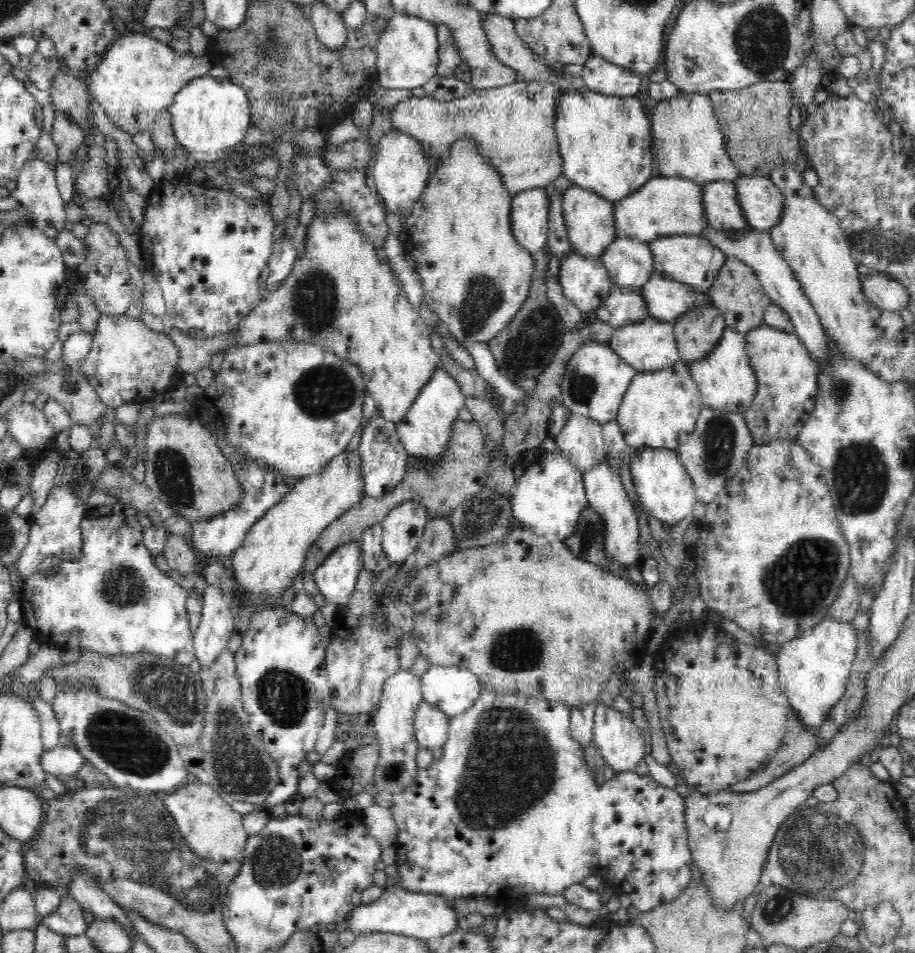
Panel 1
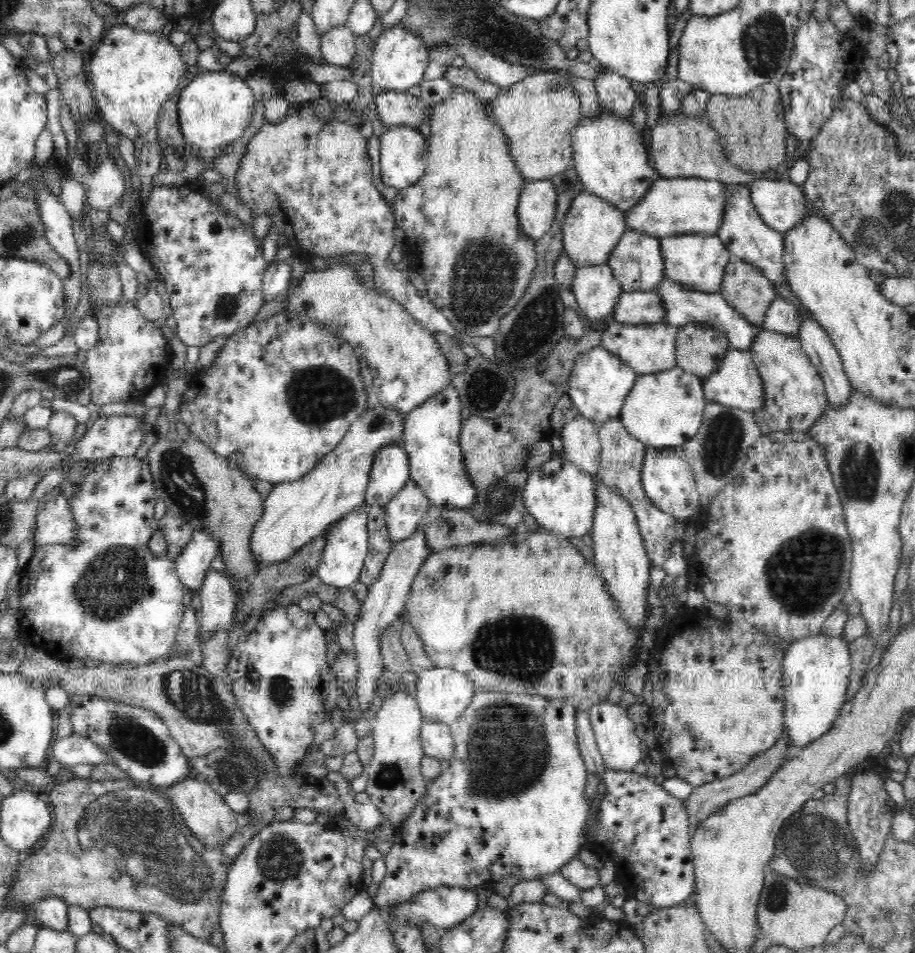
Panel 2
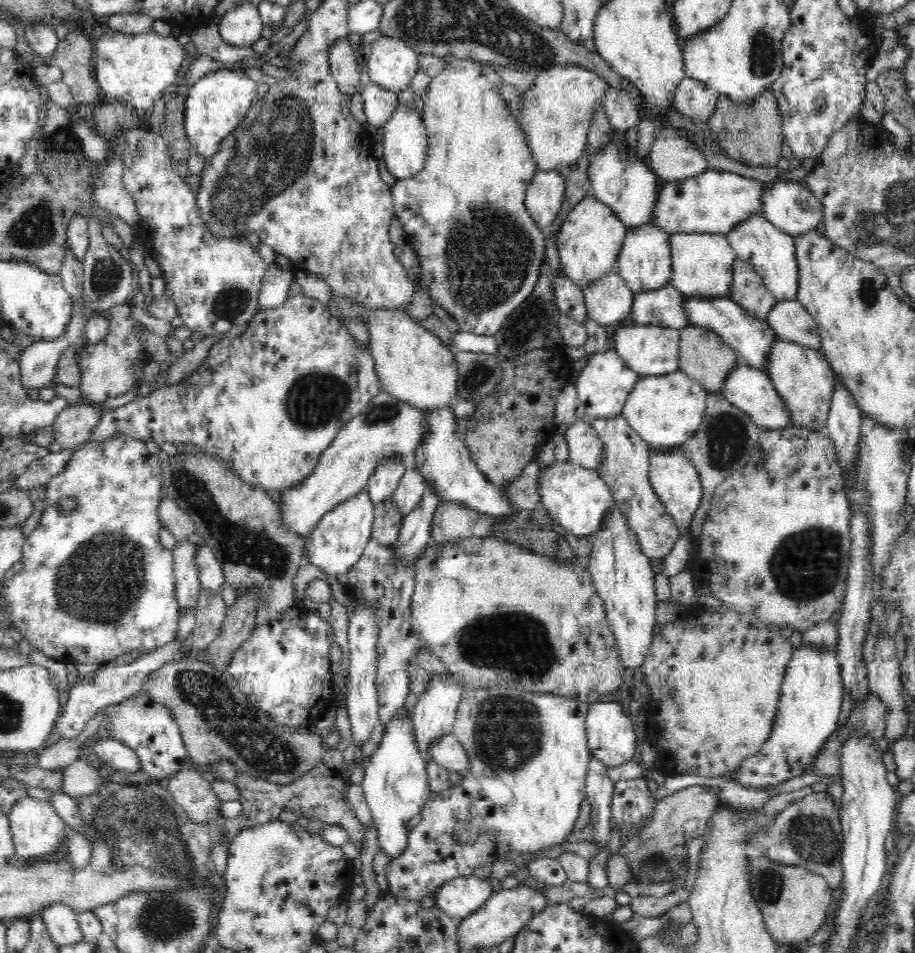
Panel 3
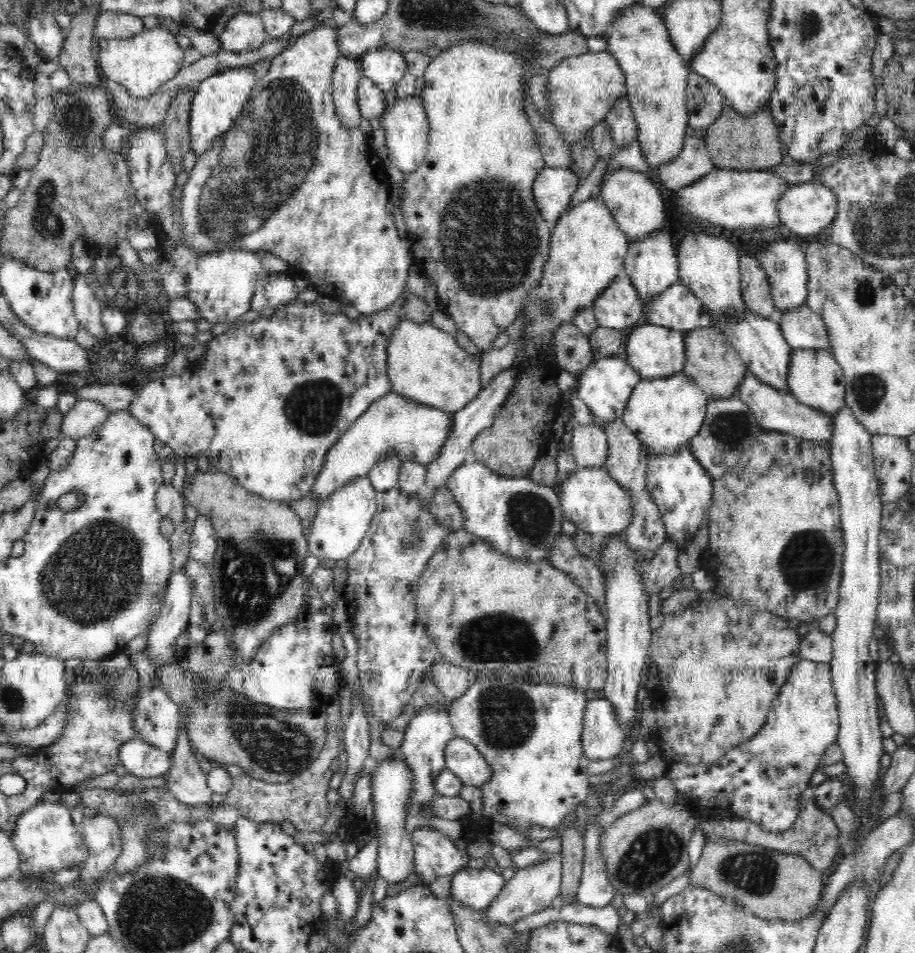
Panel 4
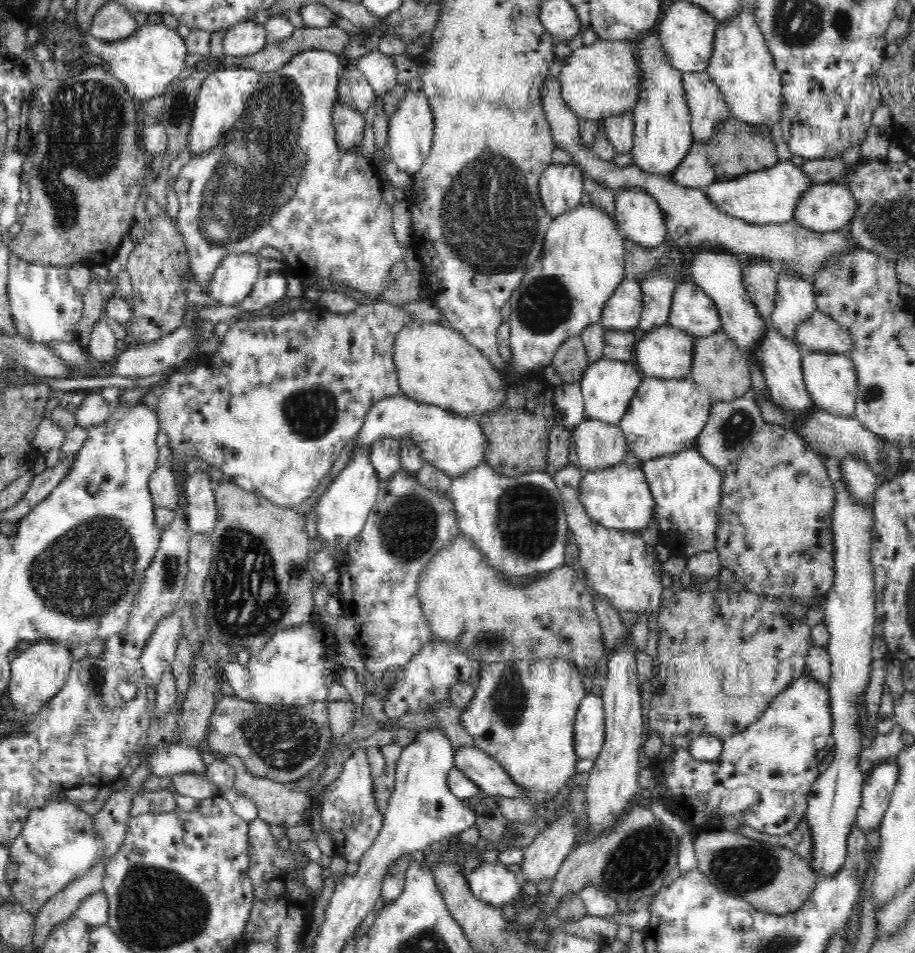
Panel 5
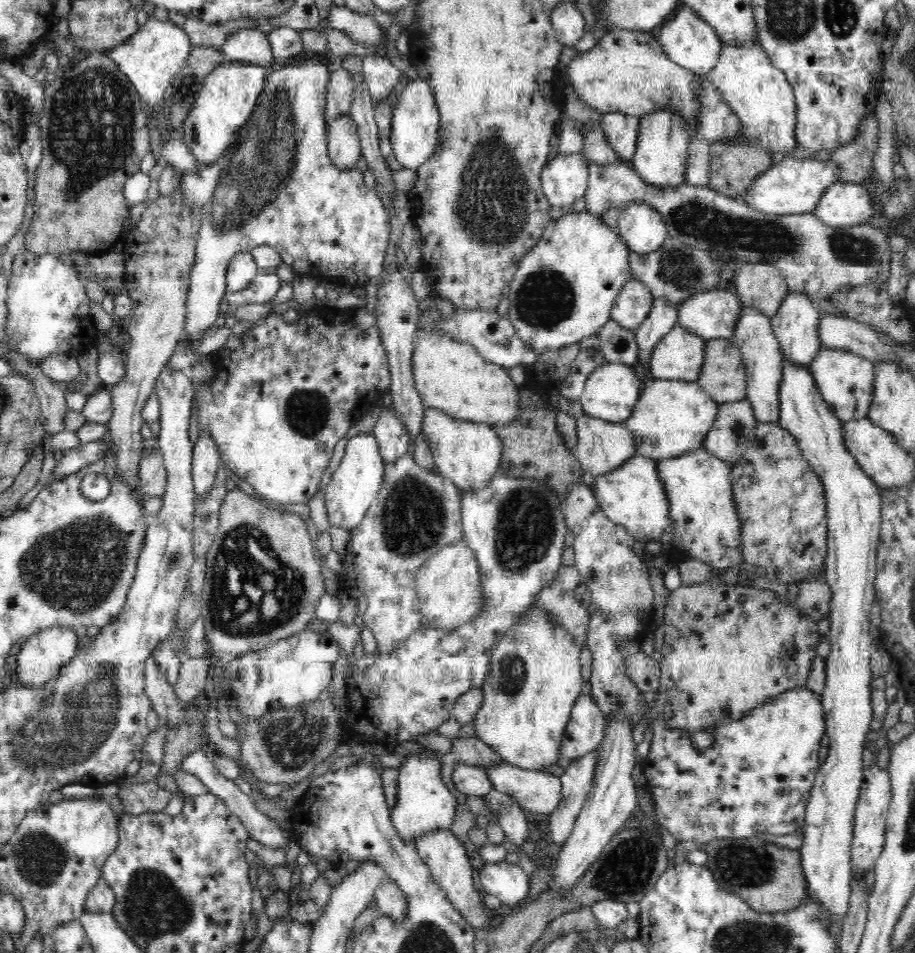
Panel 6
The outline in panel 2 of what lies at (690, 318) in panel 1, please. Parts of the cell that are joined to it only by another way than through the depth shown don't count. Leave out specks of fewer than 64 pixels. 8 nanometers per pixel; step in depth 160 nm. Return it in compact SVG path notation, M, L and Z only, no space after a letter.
M680 325L675 348L677 367L703 381L720 368L729 348L730 343L725 334L710 325Z

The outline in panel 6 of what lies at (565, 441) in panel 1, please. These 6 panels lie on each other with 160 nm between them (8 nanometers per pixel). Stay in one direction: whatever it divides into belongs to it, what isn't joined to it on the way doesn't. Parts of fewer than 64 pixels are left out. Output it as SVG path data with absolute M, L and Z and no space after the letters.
M582 414L576 418L576 426L578 442L574 455L579 460L581 468L585 472L590 472L594 477L606 475L607 472L622 466L626 460L636 454L632 433L623 426L623 423L609 423Z

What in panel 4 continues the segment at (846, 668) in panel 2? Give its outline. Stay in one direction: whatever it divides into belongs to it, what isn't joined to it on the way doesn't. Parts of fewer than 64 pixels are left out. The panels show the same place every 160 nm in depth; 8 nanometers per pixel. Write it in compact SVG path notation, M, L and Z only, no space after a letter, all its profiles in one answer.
M801 658L792 667L788 680L773 700L764 726L750 740L738 744L714 764L672 762L665 776L674 782L678 794L686 797L688 808L698 820L705 817L744 819L760 825L764 830L780 832L790 828L798 818L798 797L808 788L825 750L837 742L838 733L838 701L833 689L831 665Z

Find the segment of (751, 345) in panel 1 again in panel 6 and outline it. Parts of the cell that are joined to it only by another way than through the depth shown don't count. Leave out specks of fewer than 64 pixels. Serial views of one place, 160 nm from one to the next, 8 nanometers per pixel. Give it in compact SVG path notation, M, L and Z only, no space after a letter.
M822 348L812 361L812 366L808 372L814 378L824 402L840 420L867 418L872 398L874 398L874 384L876 384L874 361L866 360L854 352Z

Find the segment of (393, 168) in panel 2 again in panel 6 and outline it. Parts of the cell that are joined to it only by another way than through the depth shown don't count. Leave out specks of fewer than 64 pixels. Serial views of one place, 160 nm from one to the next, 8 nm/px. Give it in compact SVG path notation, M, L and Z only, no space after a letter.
M419 76L408 79L398 94L398 104L393 108L391 135L389 136L392 156L400 162L403 168L417 169L433 159L433 154L439 144L440 117L436 101L429 84Z

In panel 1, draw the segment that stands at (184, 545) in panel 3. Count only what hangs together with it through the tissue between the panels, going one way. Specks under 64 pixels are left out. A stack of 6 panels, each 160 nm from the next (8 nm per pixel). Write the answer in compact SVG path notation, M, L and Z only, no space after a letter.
M248 455L241 458L238 466L240 466L239 470L234 473L241 488L240 504L230 512L222 512L210 519L192 523L192 545L194 545L196 558L194 574L196 576L202 575L201 570L206 563L222 561L232 554L244 542L245 536L250 532L252 525L256 524L256 520L264 517L270 508L277 506L282 498L285 498L284 496L294 488L294 484L301 479L279 475L270 467L260 465L256 459Z

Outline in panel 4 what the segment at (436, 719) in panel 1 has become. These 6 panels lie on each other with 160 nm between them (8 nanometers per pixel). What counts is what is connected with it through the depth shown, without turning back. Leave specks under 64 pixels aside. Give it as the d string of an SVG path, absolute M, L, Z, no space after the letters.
M454 737L444 751L446 769L451 770L463 784L485 785L492 776L492 767L480 751L468 740Z

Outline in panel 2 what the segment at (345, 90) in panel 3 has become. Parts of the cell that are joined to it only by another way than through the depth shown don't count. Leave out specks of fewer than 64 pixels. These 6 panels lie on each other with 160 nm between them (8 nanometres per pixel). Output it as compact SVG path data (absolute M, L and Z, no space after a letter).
M330 28L321 38L321 54L332 65L345 67L355 58L357 36L350 28Z

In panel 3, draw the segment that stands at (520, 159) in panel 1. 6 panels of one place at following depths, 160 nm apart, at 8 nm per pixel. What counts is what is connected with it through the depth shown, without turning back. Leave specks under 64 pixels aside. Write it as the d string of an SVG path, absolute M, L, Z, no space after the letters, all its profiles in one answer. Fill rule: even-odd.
M578 64L553 66L523 90L522 108L514 116L525 134L538 171L559 170L575 164L588 150L588 133L595 110L610 88L607 80ZM372 81L368 82L366 88L362 90L362 98L364 99L367 122L376 127L384 126L400 104L394 91L381 87Z

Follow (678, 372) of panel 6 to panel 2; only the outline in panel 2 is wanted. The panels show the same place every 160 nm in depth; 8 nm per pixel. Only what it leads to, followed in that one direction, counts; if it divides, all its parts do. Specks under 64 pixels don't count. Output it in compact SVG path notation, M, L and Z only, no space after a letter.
M609 321L608 330L600 336L600 345L620 357L622 363L640 375L654 374L677 367L676 337L679 327L670 324L625 325Z

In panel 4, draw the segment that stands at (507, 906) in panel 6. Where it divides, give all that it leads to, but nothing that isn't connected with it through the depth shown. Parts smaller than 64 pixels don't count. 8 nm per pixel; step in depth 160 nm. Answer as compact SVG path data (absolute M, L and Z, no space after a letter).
M469 867L453 876L450 898L466 908L483 911L506 884L502 874L496 874L488 867L482 870Z

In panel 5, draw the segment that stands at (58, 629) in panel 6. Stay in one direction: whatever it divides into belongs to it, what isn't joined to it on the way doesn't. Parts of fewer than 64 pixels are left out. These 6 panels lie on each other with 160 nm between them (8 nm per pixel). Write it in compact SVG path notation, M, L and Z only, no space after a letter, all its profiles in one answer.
M38 640L30 645L27 650L18 653L11 662L10 680L8 683L8 698L13 709L24 714L40 712L44 702L60 692L69 675L72 652L55 640Z

